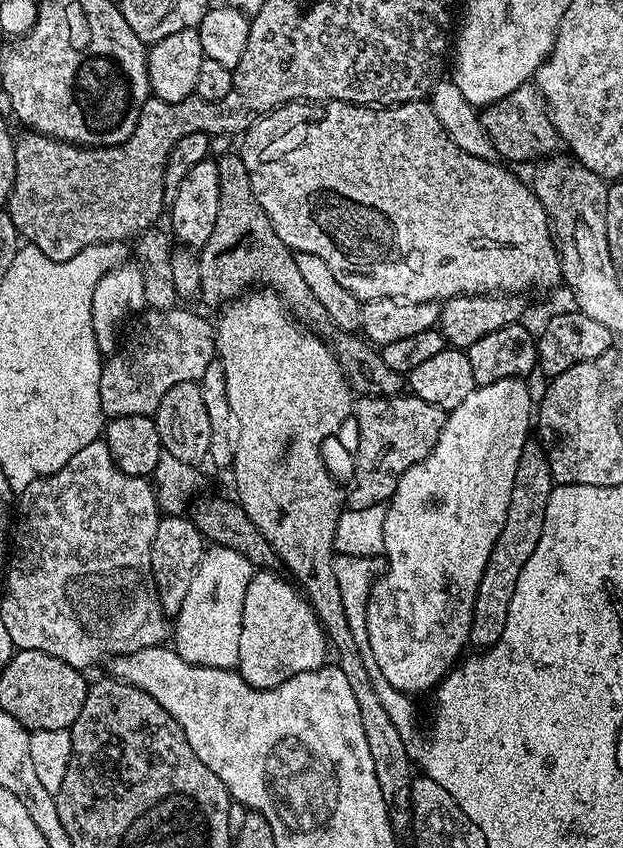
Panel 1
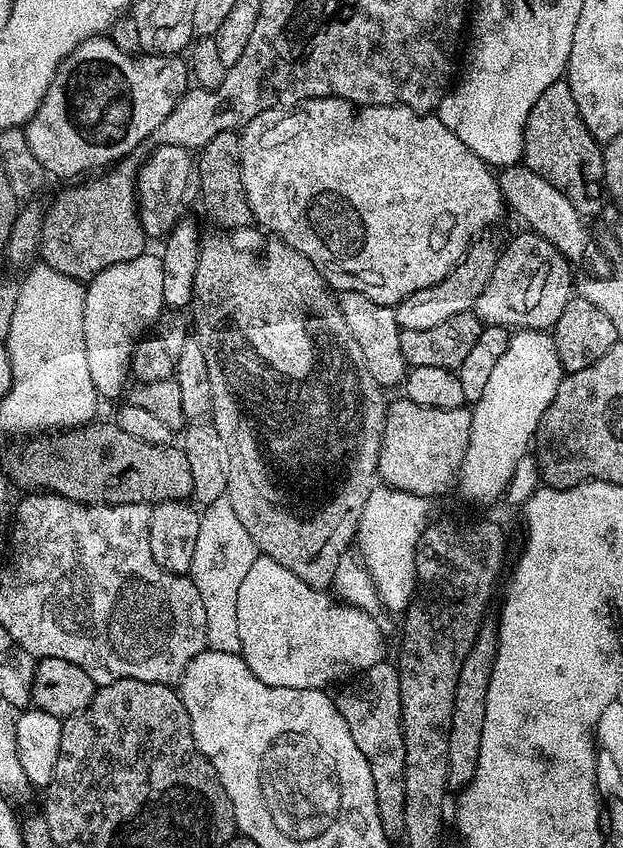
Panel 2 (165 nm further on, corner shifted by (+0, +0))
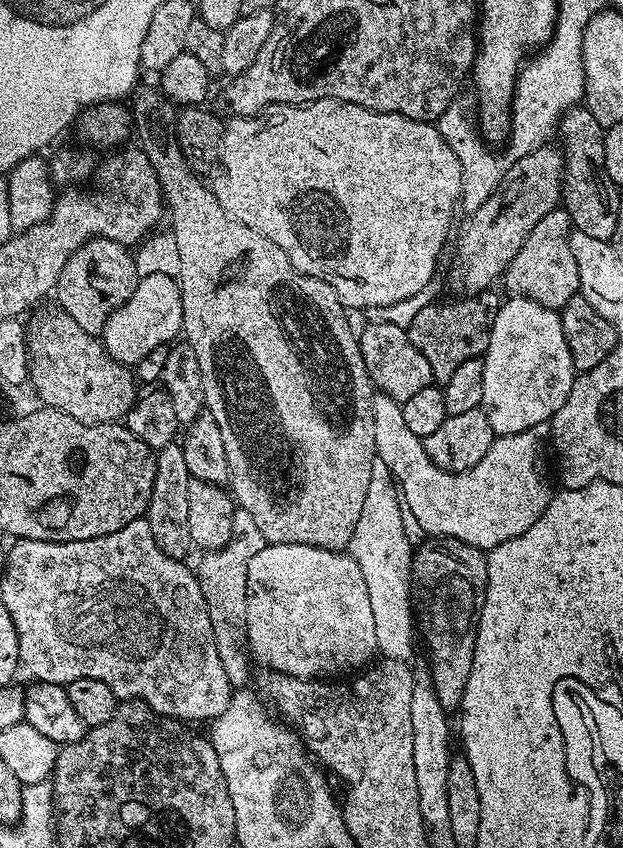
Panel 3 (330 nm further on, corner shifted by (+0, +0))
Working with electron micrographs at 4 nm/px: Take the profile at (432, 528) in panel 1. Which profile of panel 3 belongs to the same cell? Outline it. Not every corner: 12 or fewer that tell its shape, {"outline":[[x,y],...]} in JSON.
{"outline":[[559,311],[494,314],[482,407],[496,436],[548,424],[578,375]]}

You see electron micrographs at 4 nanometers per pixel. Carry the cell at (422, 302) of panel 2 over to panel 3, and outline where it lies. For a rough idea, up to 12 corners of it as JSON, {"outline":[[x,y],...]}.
{"outline":[[564,153],[511,161],[452,260],[456,294],[486,292],[562,204]]}

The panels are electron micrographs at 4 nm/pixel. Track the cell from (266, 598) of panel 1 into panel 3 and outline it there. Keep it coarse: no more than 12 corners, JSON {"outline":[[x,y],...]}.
{"outline":[[265,543],[246,648],[303,680],[378,652],[362,566]]}

